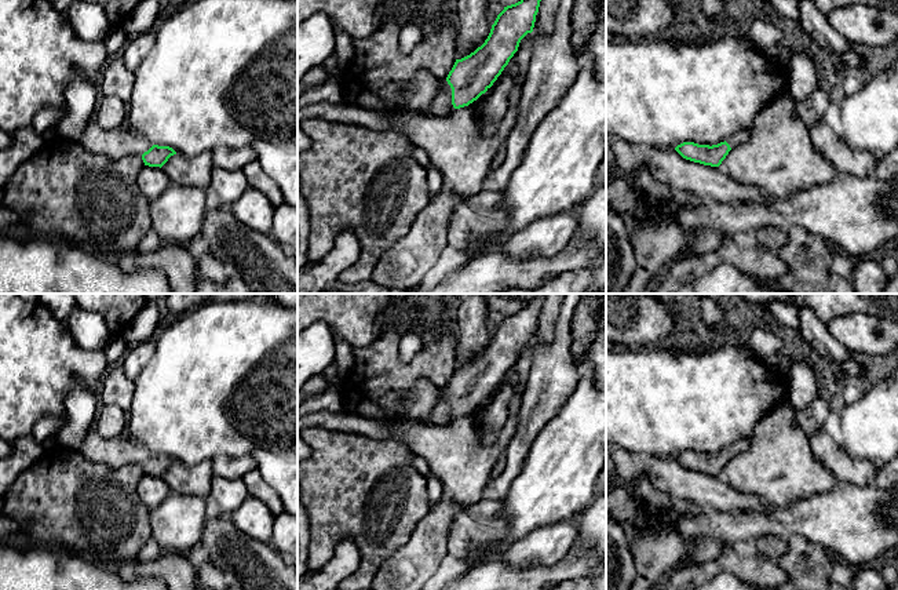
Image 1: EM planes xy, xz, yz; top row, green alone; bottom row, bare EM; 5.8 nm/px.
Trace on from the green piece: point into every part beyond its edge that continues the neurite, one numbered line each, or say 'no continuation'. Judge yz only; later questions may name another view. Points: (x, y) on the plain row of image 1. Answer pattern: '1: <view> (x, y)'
1: yz (744, 444)

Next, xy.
1: xy (119, 451)

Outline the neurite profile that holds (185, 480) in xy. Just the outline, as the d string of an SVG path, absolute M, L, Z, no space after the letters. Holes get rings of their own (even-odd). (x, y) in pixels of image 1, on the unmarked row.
M204 460L197 466L186 466L176 462L161 476L169 492L207 498L213 478L212 460Z

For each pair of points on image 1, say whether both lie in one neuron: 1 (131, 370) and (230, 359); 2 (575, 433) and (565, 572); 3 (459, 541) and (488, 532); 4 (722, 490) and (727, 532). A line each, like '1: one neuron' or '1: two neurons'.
1: two neurons
2: two neurons
3: one neuron
4: two neurons

